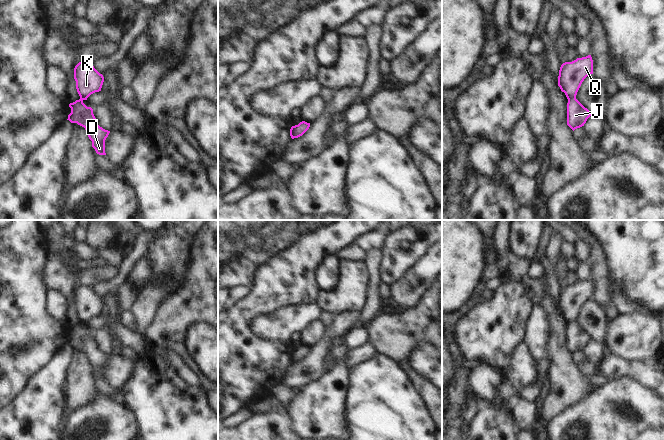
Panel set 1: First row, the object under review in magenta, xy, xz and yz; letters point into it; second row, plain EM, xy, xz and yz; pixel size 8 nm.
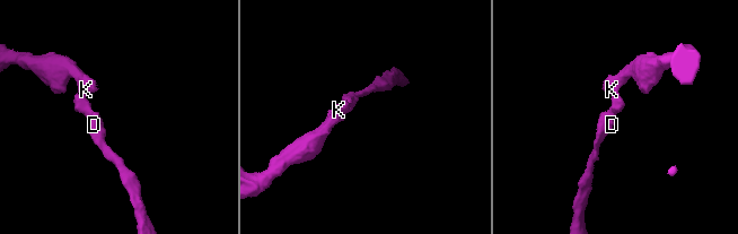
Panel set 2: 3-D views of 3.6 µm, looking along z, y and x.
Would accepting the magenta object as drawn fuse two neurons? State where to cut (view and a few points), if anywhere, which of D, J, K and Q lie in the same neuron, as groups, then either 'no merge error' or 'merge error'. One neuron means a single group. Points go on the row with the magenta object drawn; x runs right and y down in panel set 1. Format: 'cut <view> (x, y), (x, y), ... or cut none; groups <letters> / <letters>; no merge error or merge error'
cut yz (575, 97), (568, 99); groups D J / K Q; merge error

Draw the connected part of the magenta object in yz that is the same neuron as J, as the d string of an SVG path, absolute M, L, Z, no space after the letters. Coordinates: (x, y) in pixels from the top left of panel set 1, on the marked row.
M576 98L568 99L567 125L573 131L577 128L584 126L590 116L590 111L585 108Z

